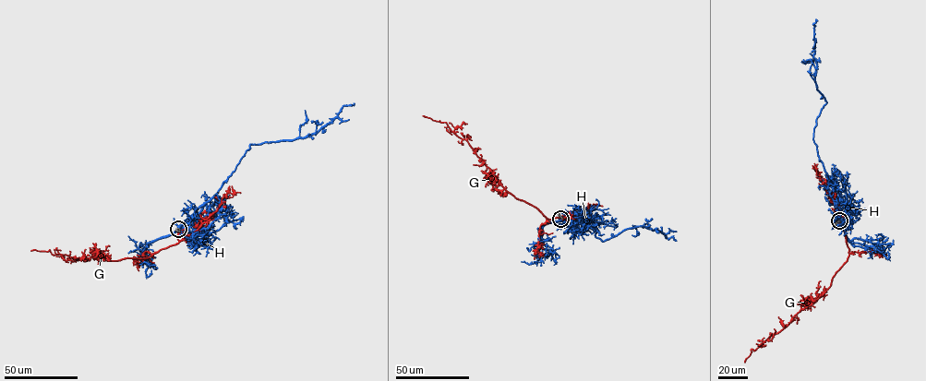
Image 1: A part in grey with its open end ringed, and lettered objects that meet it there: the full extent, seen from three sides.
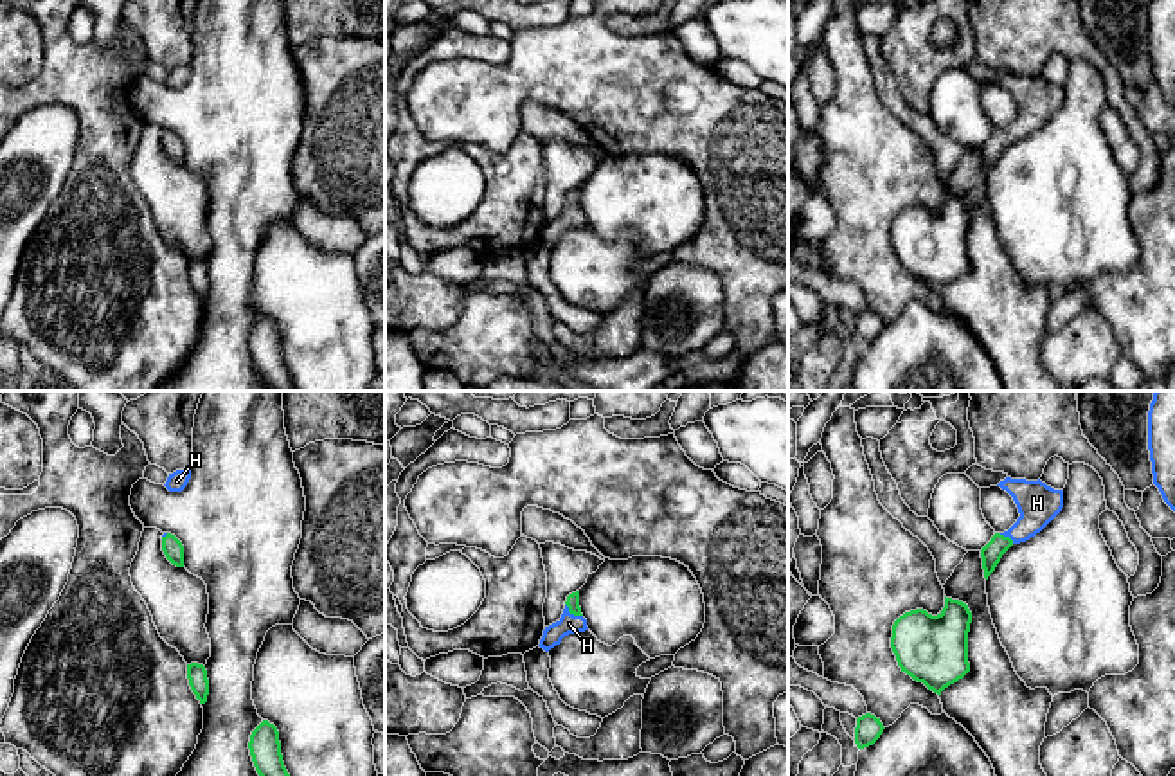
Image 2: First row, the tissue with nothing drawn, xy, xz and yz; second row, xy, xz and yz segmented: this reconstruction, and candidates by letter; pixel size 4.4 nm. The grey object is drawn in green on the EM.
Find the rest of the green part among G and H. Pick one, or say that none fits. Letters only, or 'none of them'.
H

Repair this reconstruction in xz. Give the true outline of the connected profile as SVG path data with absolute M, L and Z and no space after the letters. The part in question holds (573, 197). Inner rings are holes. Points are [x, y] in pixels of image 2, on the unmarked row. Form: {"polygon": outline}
{"polygon": "M576 187L567 193L561 214L556 220L545 223L538 243L549 248L556 241L560 241L565 232L585 227L588 227L588 223L587 216L581 211L579 187Z"}

